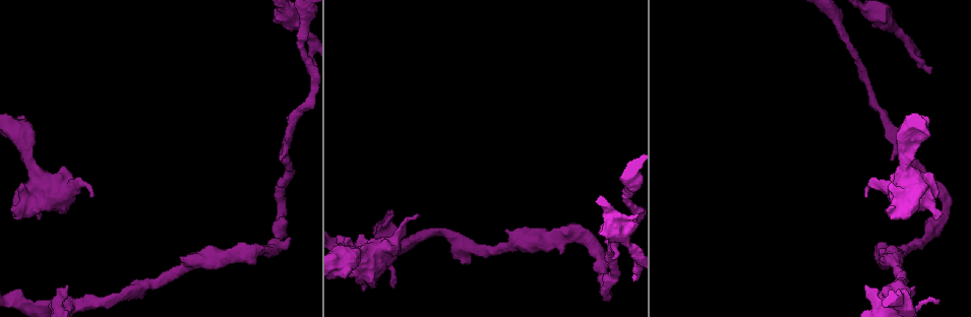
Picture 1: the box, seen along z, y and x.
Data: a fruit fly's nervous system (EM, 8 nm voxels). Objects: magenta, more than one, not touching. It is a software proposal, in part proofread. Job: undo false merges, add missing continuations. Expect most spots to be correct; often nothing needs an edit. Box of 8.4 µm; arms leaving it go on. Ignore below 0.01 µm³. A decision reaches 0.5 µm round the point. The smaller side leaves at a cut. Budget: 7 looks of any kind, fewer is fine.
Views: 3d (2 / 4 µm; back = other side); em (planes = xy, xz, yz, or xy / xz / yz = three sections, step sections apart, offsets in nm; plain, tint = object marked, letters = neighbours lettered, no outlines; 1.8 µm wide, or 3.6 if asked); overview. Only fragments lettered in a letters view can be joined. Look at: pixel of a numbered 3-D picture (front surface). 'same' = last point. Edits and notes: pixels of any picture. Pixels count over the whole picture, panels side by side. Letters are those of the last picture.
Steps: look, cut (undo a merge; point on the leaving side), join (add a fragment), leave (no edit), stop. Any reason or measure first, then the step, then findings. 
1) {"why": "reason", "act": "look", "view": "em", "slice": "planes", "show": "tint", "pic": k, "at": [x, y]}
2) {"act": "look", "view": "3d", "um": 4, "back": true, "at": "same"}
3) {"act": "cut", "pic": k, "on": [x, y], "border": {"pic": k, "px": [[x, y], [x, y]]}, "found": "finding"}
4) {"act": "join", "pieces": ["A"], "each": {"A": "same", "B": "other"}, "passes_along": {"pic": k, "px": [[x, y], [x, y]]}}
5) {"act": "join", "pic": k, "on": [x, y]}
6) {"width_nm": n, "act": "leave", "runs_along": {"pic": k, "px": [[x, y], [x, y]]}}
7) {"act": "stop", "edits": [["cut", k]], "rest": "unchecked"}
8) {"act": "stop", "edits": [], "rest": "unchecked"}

{"why": "branch stops here", "act": "look", "view": "em", "slice": "planes", "show": "tint", "pic": 1, "at": [611, 258]}

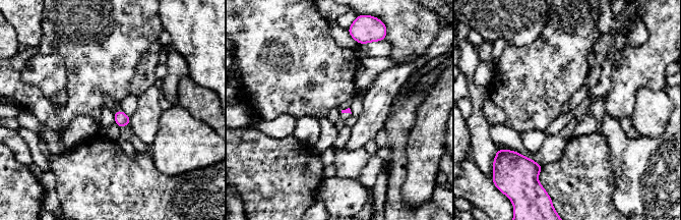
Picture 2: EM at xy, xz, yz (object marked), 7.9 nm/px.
{"act": "look", "view": "em", "slice": "planes", "show": "letters", "at": "same"}

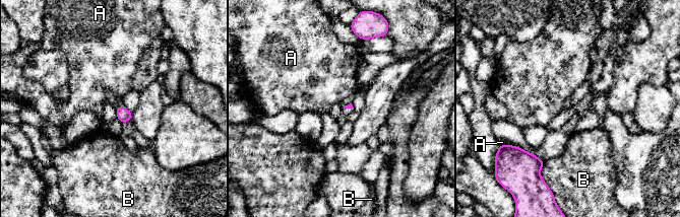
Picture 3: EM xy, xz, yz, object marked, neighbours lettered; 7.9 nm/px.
{"act": "leave", "each": {"A": "other", "B": "other"}, "found": "no lettered fragment goes on from it"}

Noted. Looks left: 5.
{"why": "free end", "act": "look", "view": "3d", "um": 4, "pic": 1, "at": [366, 286]}

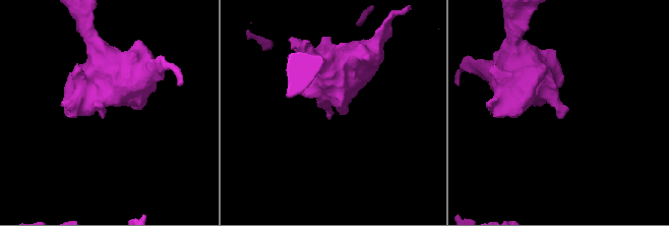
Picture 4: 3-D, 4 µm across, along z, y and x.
{"act": "look", "view": "em", "slice": "xy", "step": 4, "show": "tint", "pic": 4, "at": [332, 111]}

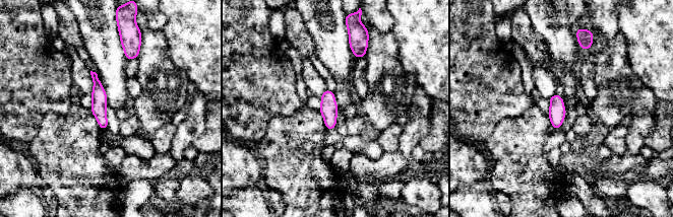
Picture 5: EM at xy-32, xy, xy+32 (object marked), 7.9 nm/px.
{"act": "look", "view": "em", "slice": "planes", "show": "letters", "at": "same"}

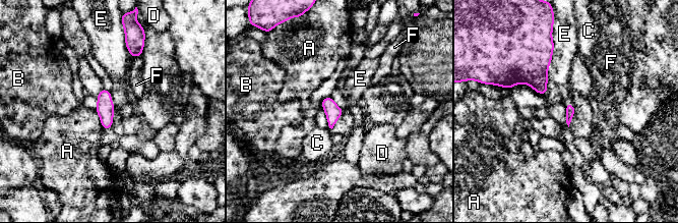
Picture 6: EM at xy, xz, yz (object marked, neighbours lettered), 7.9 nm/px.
{"act": "leave", "each": {"A": "other", "B": "other", "C": "other", "D": "other", "E": "other", "F": "other"}, "border": {"pic": 6, "px": [[552, 40], [544, 95]]}, "found": "none of them fits"}

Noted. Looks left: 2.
{"why": "thin end", "act": "look", "view": "em", "slice": "planes", "show": "letters", "pic": 1, "at": [415, 214]}

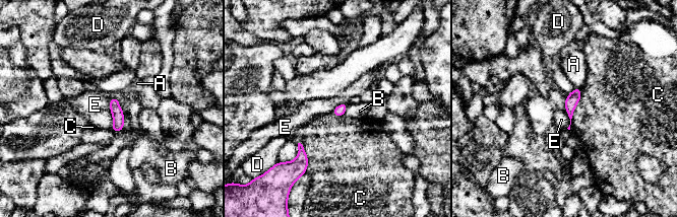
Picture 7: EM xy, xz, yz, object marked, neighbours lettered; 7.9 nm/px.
{"act": "leave", "each": {"A": "other", "B": "other", "C": "other", "D": "other", "E": "other"}, "found": "no lettered fragment goes on from it"}

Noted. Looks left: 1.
{"act": "stop", "edits": [], "rest": "unchecked"}

